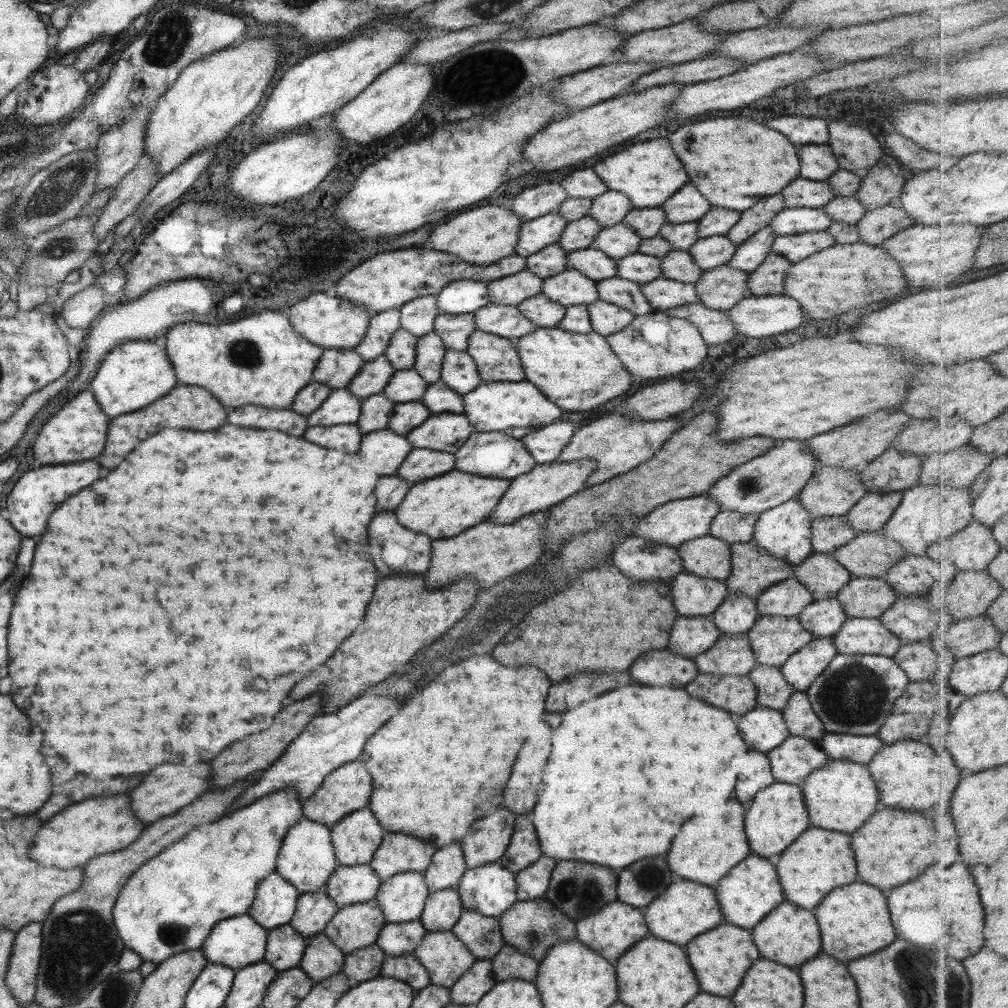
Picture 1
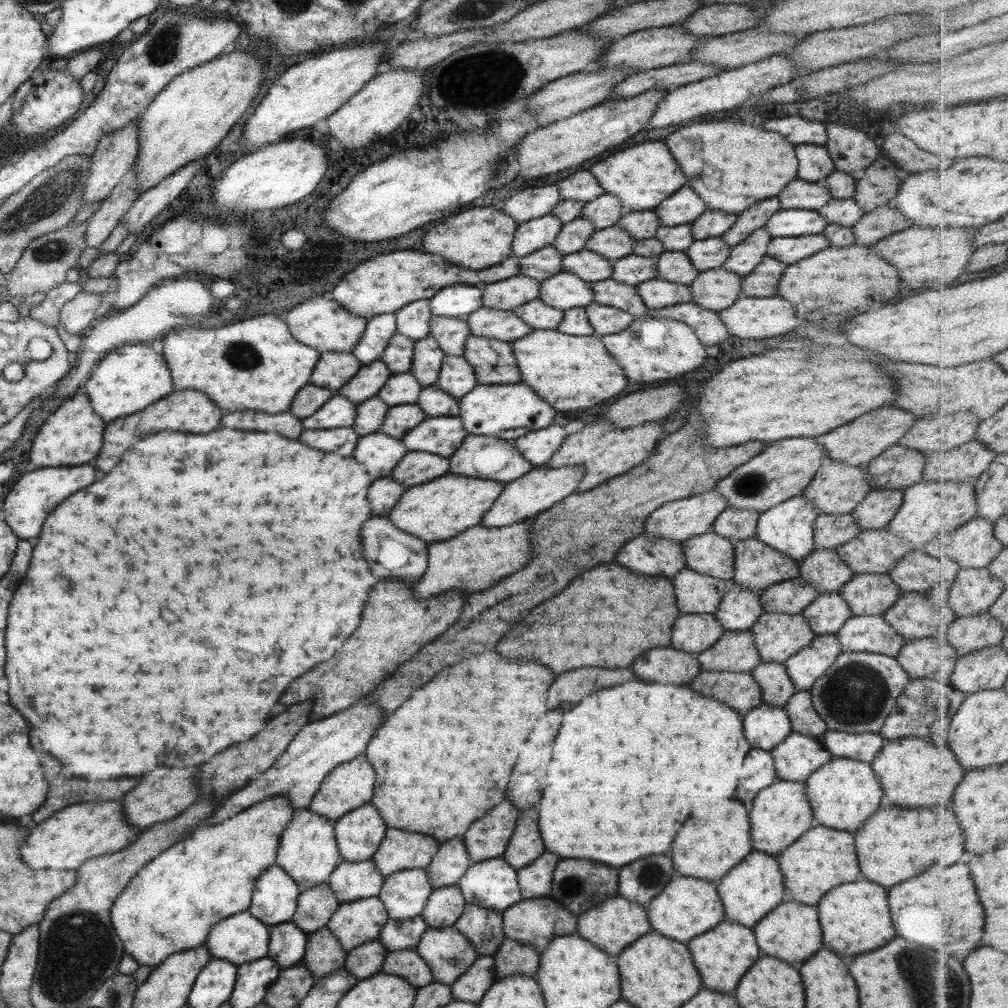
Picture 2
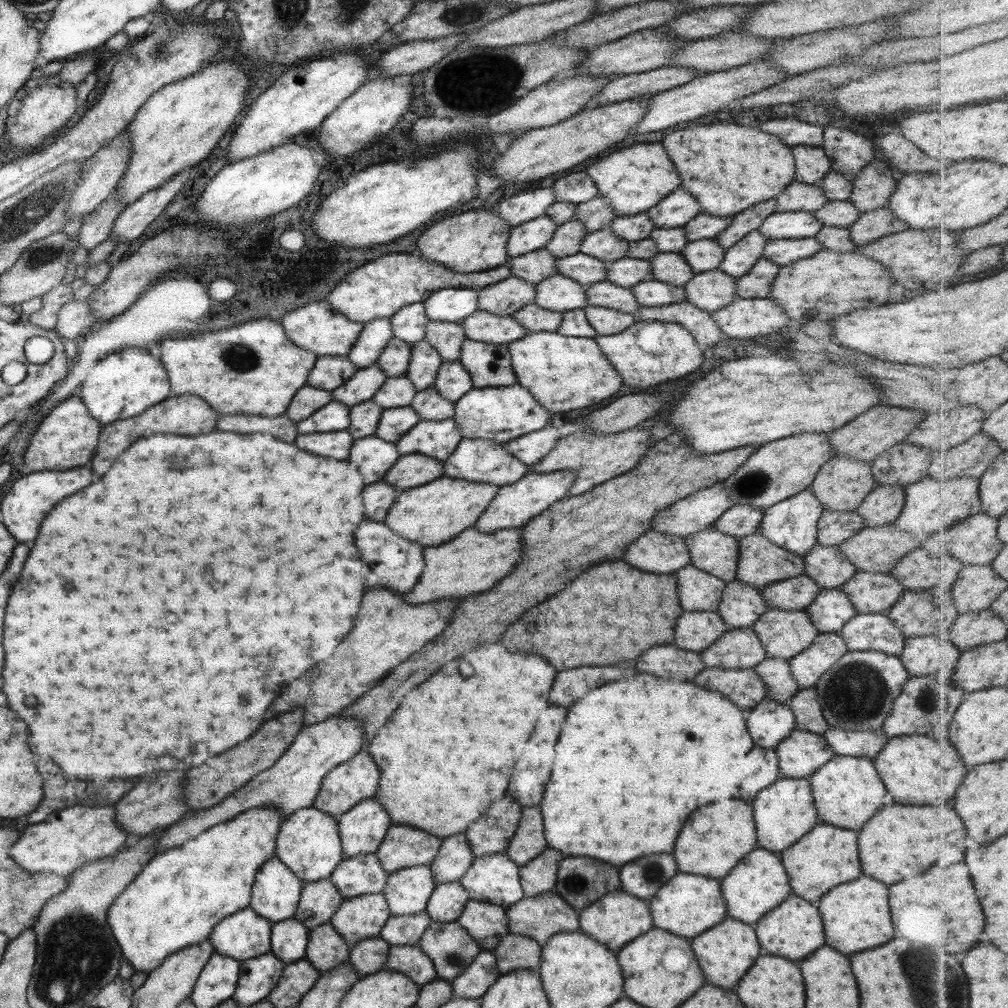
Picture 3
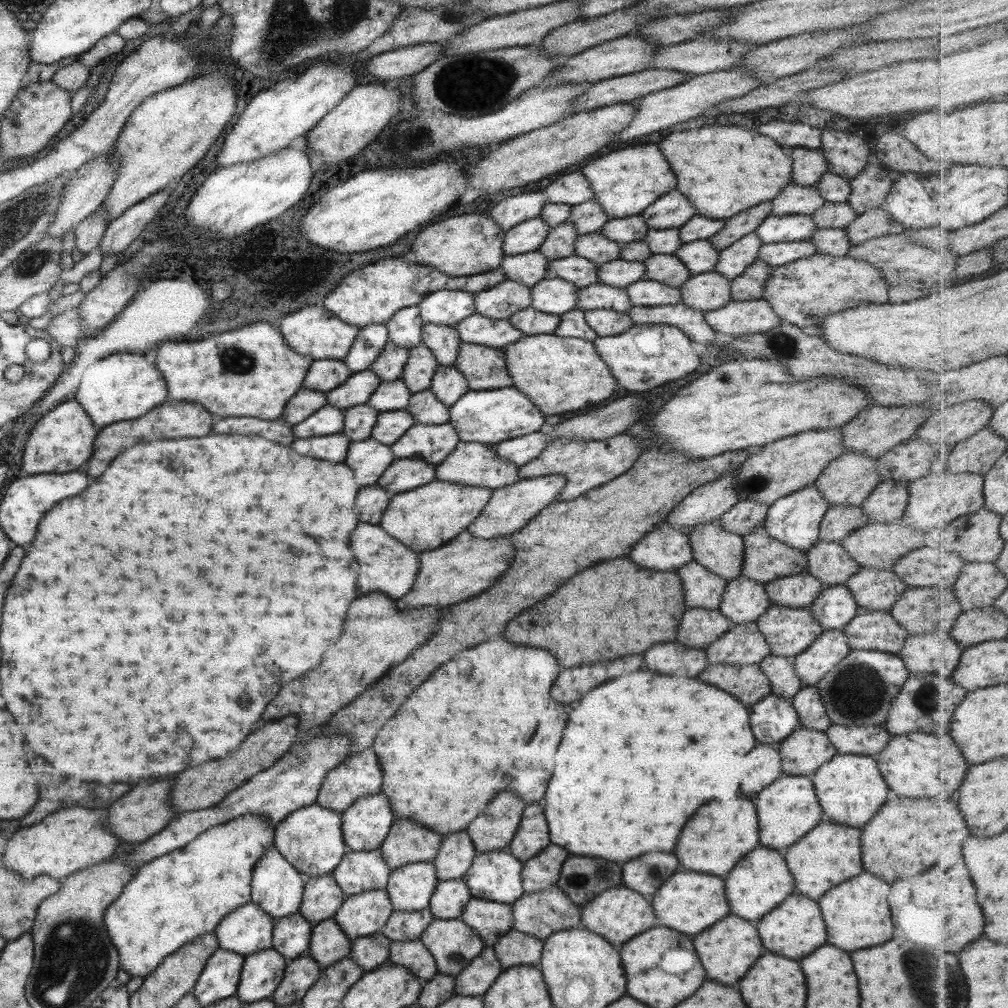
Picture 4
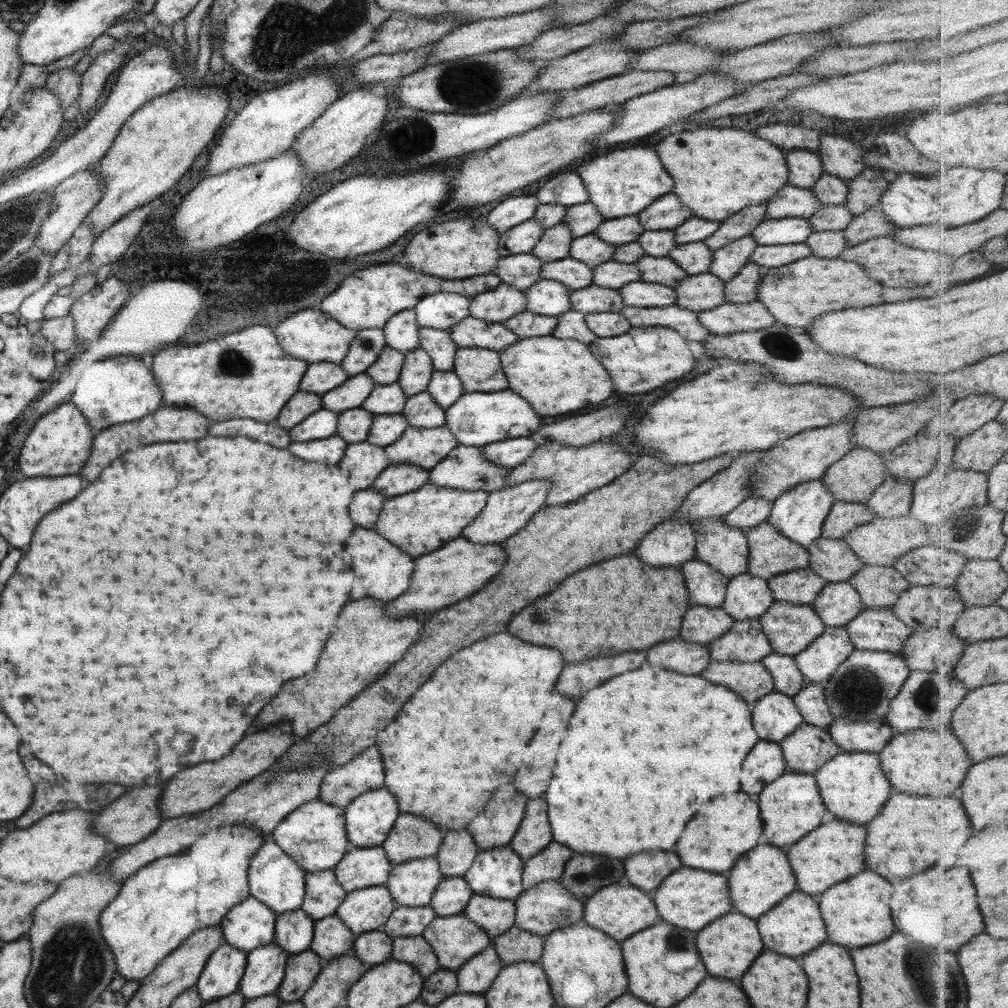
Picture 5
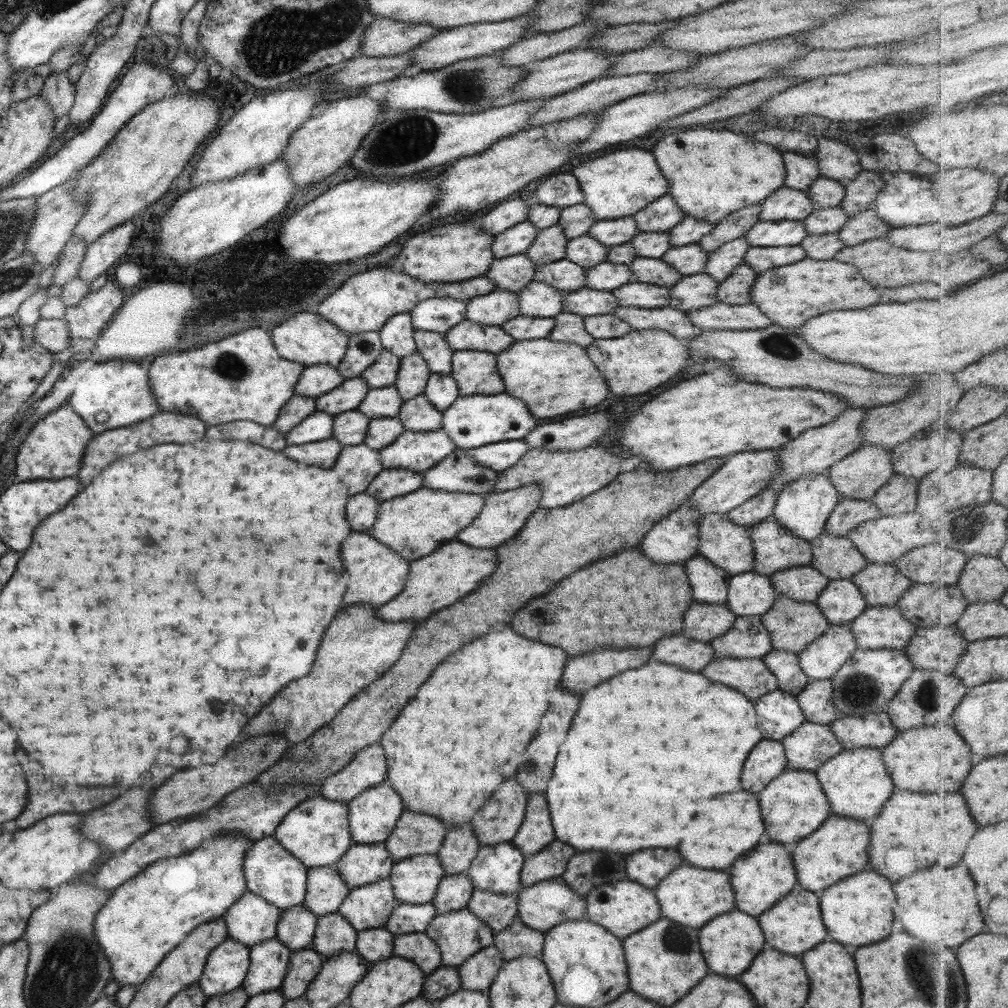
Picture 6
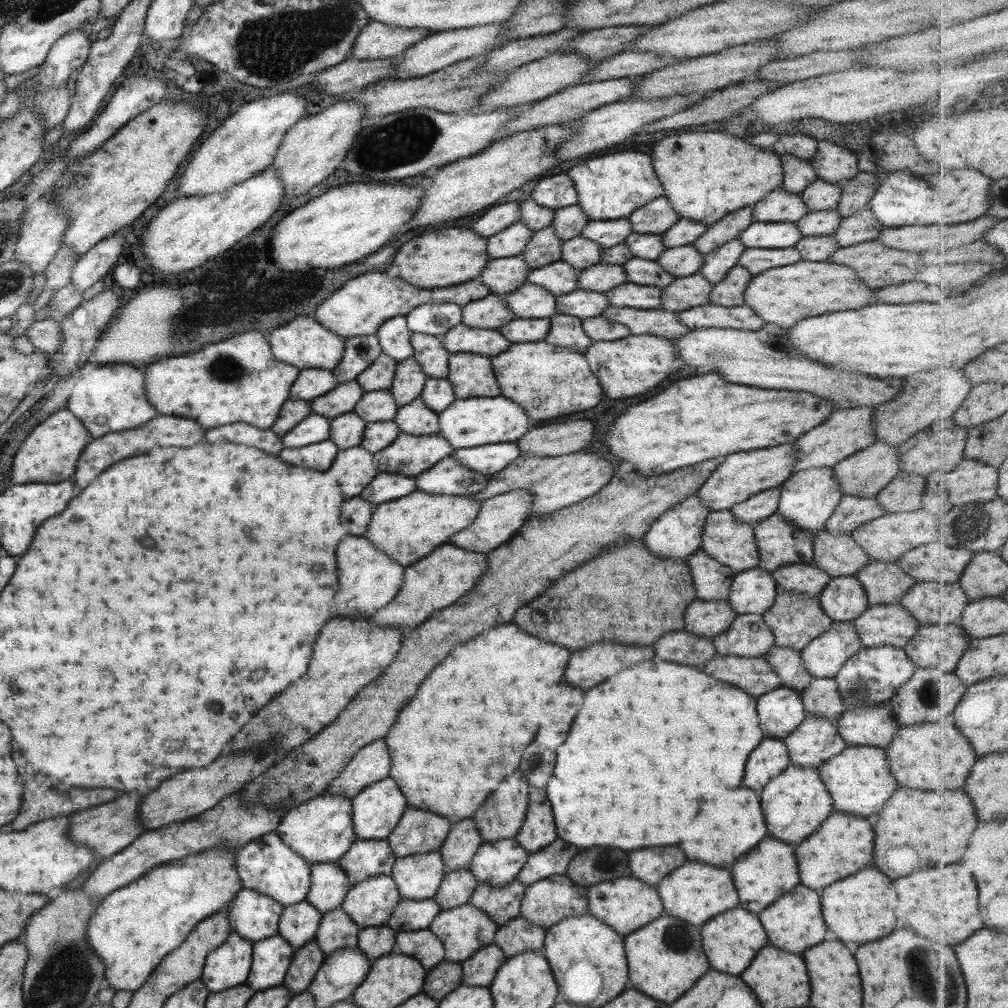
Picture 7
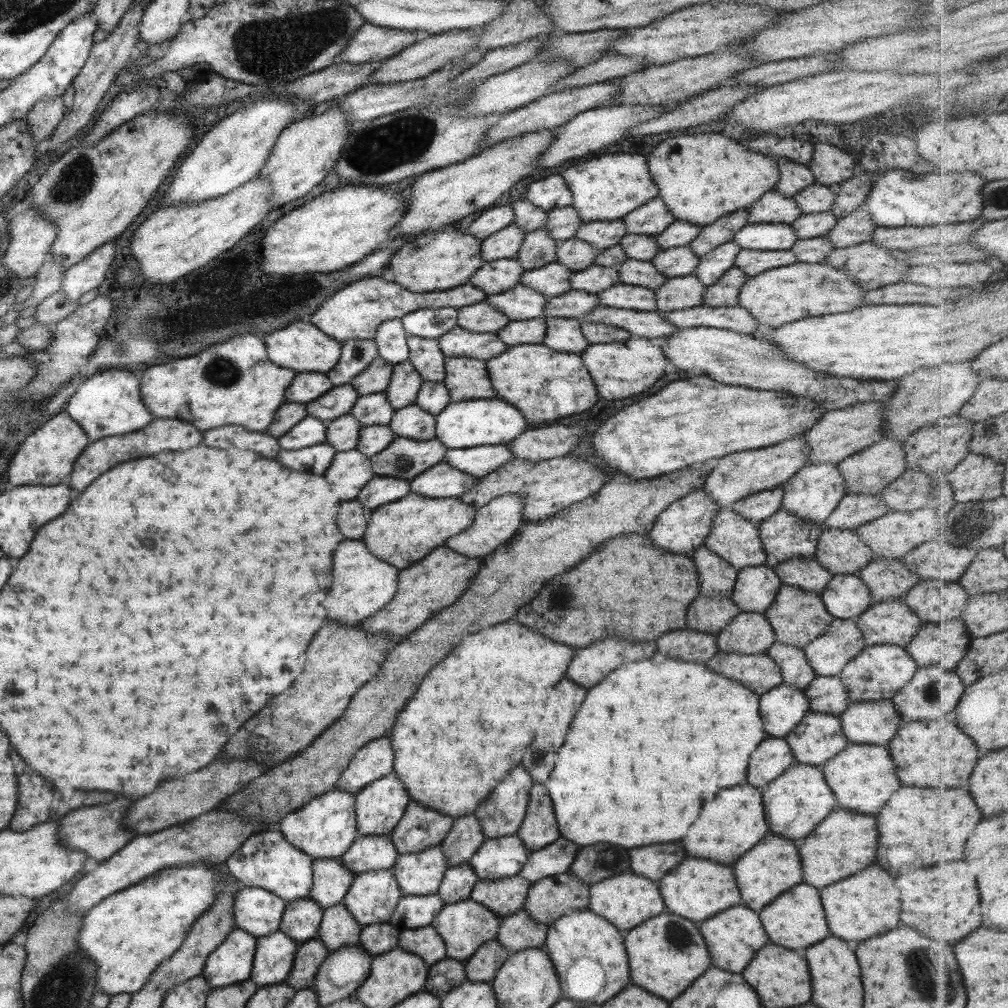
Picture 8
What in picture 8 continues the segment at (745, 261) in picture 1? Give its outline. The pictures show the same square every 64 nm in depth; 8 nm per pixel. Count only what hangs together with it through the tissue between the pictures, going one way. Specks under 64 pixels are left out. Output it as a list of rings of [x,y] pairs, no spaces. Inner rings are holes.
[[[733,241],[716,246],[700,256],[693,272],[694,276],[706,287],[715,284],[728,268],[734,266],[735,257],[740,249]]]

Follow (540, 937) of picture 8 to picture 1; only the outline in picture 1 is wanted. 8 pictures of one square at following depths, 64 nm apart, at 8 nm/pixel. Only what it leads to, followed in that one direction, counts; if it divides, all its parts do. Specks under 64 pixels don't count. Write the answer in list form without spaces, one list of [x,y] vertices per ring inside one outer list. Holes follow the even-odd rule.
[[[504,944],[500,951],[490,959],[491,972],[495,982],[509,978],[519,978],[534,982],[539,962],[522,952],[517,952],[510,944]]]

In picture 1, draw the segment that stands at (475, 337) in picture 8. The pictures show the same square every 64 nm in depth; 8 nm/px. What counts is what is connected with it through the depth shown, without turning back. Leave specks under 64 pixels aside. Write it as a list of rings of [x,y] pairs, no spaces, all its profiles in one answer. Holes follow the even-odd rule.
[[[488,303],[472,315],[476,329],[512,340],[533,332],[537,327],[519,312],[516,305]]]

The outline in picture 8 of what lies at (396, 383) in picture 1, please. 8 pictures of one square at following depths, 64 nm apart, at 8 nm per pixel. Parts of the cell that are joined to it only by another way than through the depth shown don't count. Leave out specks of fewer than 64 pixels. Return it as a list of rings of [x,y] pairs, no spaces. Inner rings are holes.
[[[384,391],[369,393],[357,397],[349,413],[362,426],[388,425],[391,422],[394,408],[389,404]]]

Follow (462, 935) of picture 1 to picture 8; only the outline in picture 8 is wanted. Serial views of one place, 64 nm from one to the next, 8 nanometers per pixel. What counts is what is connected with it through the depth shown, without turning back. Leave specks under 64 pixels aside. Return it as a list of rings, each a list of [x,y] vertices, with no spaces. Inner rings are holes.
[[[520,876],[499,880],[478,880],[469,899],[487,907],[500,920],[522,908],[530,883]]]

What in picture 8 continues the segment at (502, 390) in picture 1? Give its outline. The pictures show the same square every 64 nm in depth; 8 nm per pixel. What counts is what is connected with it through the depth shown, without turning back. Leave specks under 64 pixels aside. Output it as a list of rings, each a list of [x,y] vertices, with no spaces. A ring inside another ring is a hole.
[[[497,397],[450,402],[439,414],[435,415],[435,420],[434,436],[448,449],[507,445],[521,432],[527,430],[527,424],[523,416],[517,412],[517,408],[513,408],[511,404]]]

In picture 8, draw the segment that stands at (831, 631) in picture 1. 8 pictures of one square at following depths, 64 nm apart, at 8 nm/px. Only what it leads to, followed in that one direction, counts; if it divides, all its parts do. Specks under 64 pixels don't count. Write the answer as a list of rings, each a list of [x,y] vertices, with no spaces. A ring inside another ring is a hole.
[[[857,574],[832,575],[819,595],[833,619],[855,619],[871,605],[869,589]]]

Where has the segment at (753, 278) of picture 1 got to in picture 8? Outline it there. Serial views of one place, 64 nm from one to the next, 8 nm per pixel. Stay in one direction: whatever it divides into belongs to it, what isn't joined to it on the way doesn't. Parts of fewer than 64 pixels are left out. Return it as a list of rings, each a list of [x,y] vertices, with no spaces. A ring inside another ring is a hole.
[[[733,266],[713,285],[706,287],[702,296],[702,304],[710,307],[732,307],[738,305],[738,294],[747,280],[743,271]]]

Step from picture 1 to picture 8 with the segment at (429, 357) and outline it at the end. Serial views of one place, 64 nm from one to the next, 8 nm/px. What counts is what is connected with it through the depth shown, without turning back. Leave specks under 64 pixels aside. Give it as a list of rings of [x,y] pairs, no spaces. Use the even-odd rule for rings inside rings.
[[[409,360],[393,365],[390,383],[384,391],[389,404],[396,411],[414,402],[422,379],[411,366]]]

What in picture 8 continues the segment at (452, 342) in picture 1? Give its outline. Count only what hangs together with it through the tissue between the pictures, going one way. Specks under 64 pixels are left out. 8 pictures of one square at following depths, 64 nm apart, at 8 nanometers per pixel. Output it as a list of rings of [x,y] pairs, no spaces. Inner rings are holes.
[[[408,335],[408,360],[423,381],[442,382],[445,377],[444,354],[436,339]]]

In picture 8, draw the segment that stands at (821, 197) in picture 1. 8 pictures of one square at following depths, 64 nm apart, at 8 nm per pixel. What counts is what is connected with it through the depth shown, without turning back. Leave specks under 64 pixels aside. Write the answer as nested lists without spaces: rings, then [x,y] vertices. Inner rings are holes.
[[[765,192],[748,209],[748,224],[787,224],[802,212],[792,197],[787,198],[778,192]]]

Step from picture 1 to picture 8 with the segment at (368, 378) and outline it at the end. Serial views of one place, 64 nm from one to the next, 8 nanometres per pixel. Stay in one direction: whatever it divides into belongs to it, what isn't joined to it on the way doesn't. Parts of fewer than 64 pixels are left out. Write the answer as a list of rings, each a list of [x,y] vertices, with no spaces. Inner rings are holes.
[[[345,383],[341,386],[332,386],[321,396],[315,397],[315,400],[305,404],[305,408],[309,416],[328,422],[349,413],[357,397],[357,391],[352,387],[352,383]]]

